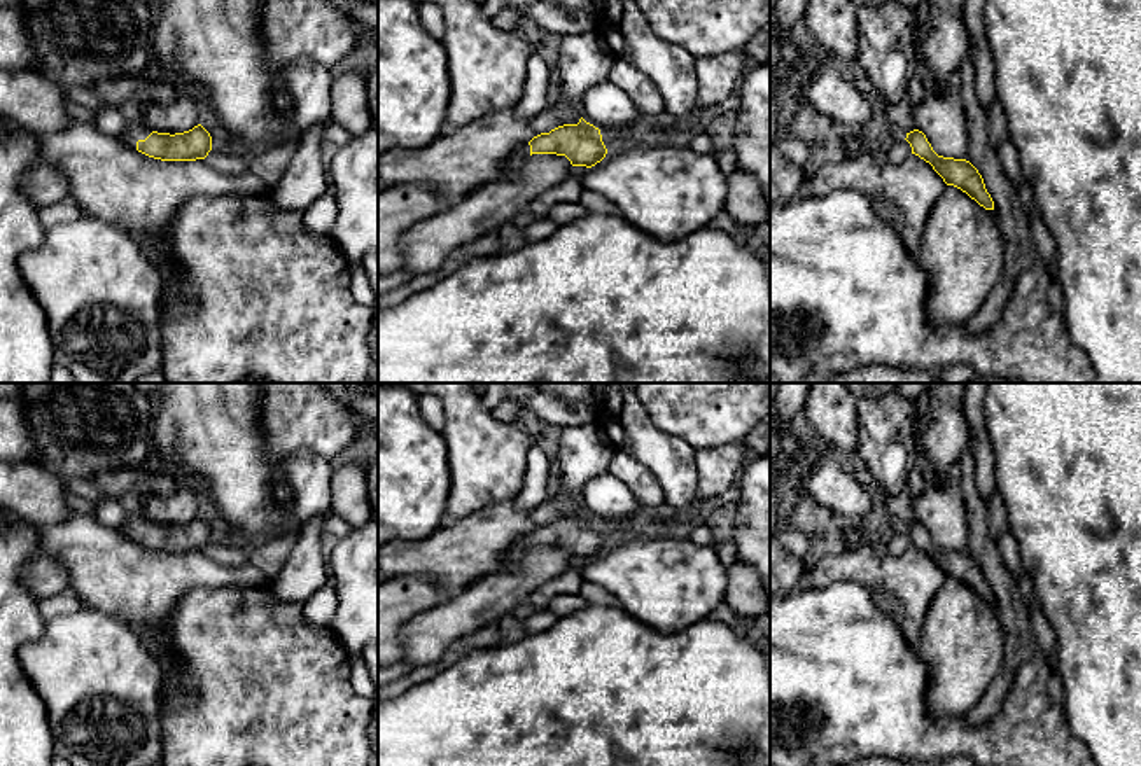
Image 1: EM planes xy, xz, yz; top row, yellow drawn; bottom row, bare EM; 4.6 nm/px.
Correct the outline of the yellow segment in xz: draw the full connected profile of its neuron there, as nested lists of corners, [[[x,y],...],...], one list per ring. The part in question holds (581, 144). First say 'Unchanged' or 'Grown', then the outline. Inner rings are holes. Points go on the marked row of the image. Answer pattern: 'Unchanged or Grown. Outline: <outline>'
Grown. Outline: [[[581,117],[578,124],[558,126],[523,143],[502,163],[504,178],[516,177],[523,161],[532,154],[565,156],[572,166],[592,168],[606,157],[607,149],[600,129]]]

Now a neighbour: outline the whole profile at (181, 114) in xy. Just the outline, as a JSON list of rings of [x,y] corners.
[[[178,87],[172,101],[150,103],[144,112],[142,126],[158,133],[184,133],[200,124],[203,112],[200,91],[196,87]]]

